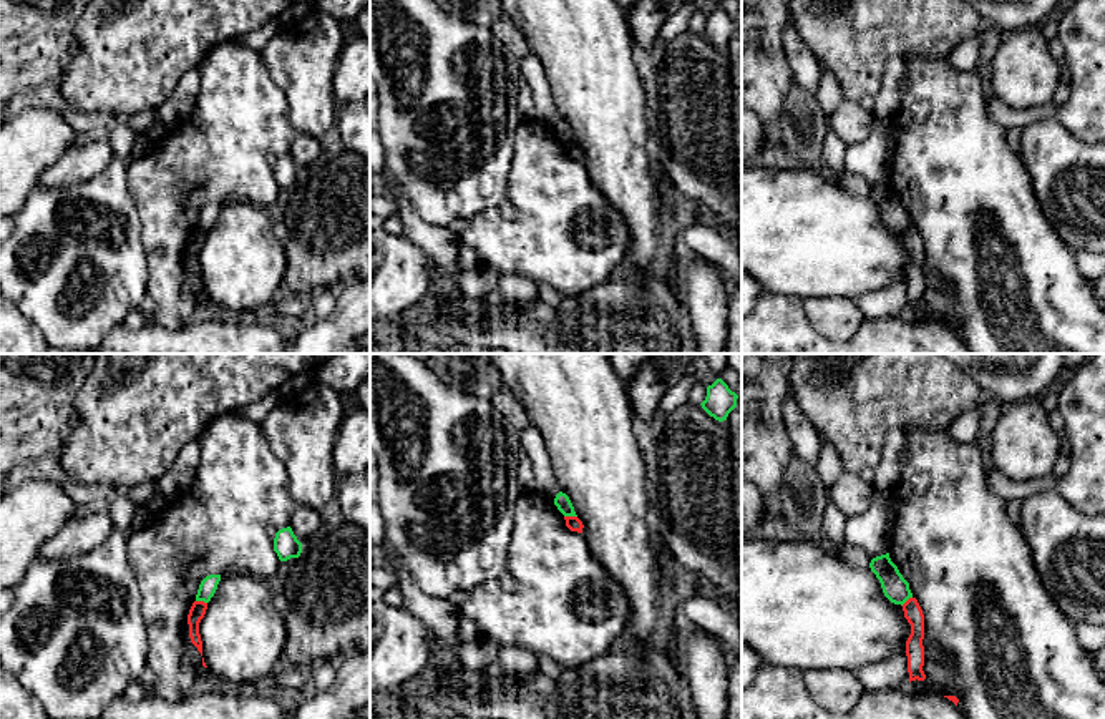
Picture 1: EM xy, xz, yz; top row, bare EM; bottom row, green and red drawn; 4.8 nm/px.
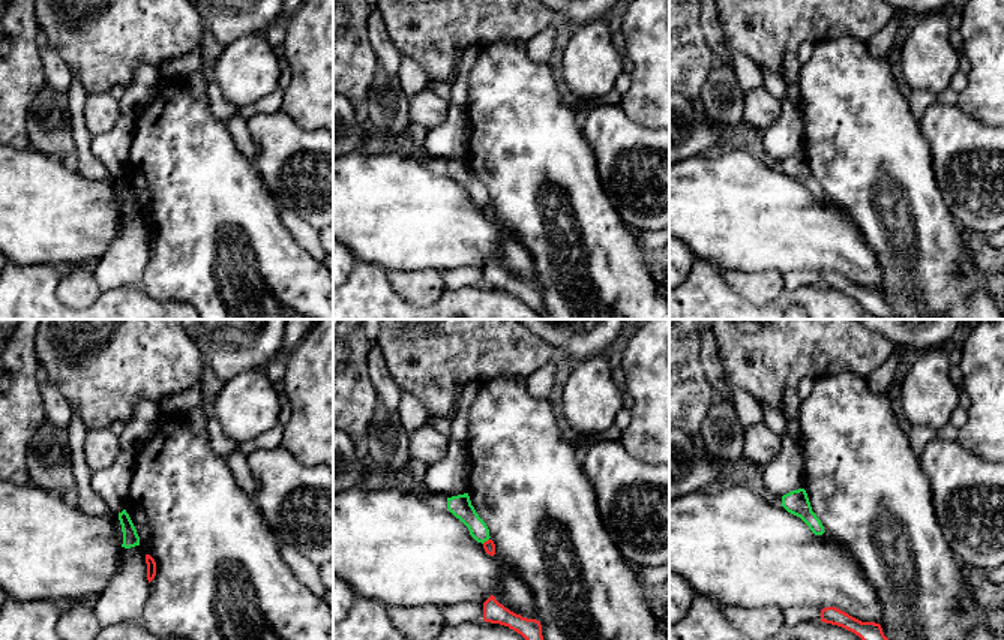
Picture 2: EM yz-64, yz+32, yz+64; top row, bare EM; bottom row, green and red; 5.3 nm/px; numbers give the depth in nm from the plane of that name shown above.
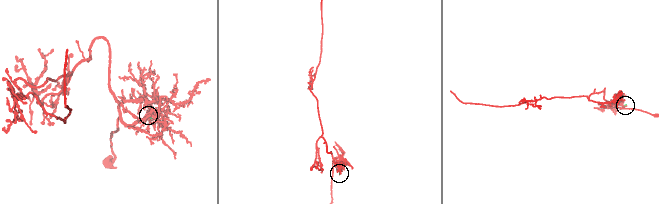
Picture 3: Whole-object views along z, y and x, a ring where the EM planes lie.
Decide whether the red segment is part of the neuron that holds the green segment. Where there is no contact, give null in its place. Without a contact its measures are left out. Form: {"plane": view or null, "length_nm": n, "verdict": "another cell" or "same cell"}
{"plane": "xz", "length_nm": 60, "verdict": "another cell"}

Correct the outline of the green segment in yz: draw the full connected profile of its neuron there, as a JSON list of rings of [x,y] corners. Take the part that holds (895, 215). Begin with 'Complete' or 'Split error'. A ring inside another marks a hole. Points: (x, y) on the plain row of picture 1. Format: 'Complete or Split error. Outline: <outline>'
Complete. Outline: [[[889,181],[873,186],[869,196],[879,208],[883,221],[891,231],[903,234],[909,226],[913,226],[909,211],[891,189]]]

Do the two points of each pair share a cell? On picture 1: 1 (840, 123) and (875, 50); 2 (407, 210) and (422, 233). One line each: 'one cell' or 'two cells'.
1: two cells
2: one cell

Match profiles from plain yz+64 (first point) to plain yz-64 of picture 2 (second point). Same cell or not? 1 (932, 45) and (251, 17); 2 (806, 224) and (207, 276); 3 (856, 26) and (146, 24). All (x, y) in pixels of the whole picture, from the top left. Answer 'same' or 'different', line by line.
1: different
2: different
3: same

